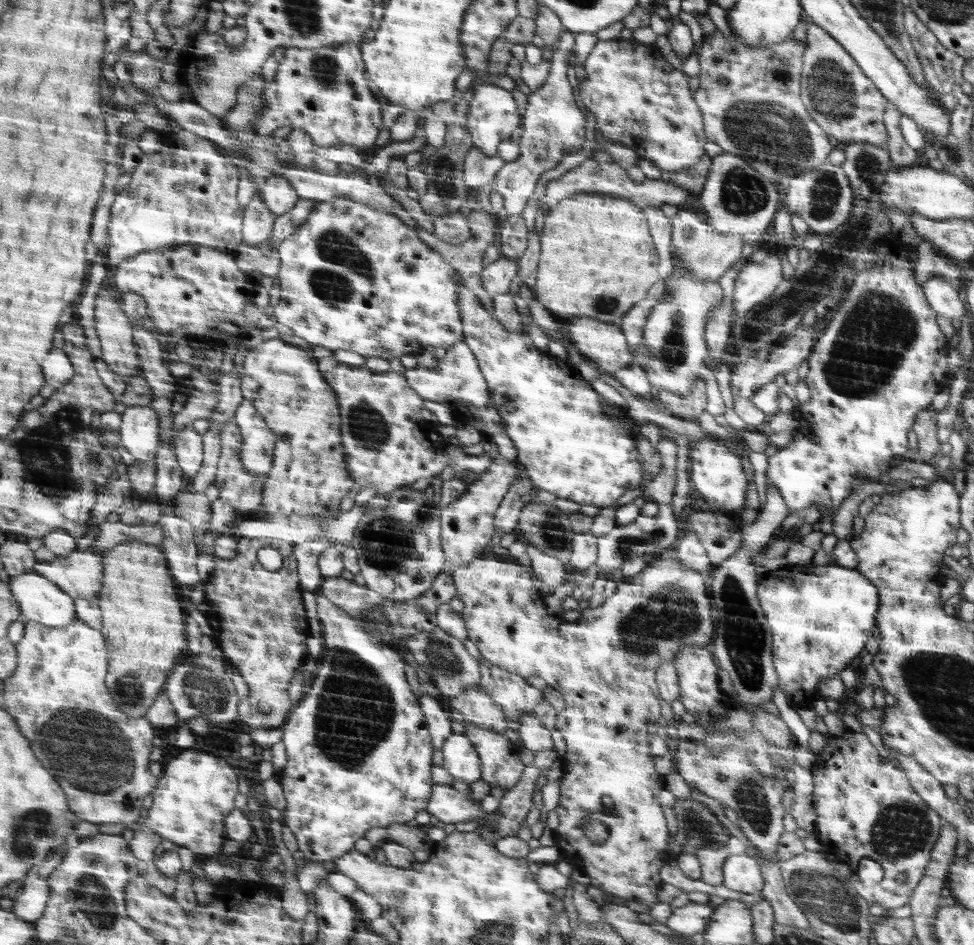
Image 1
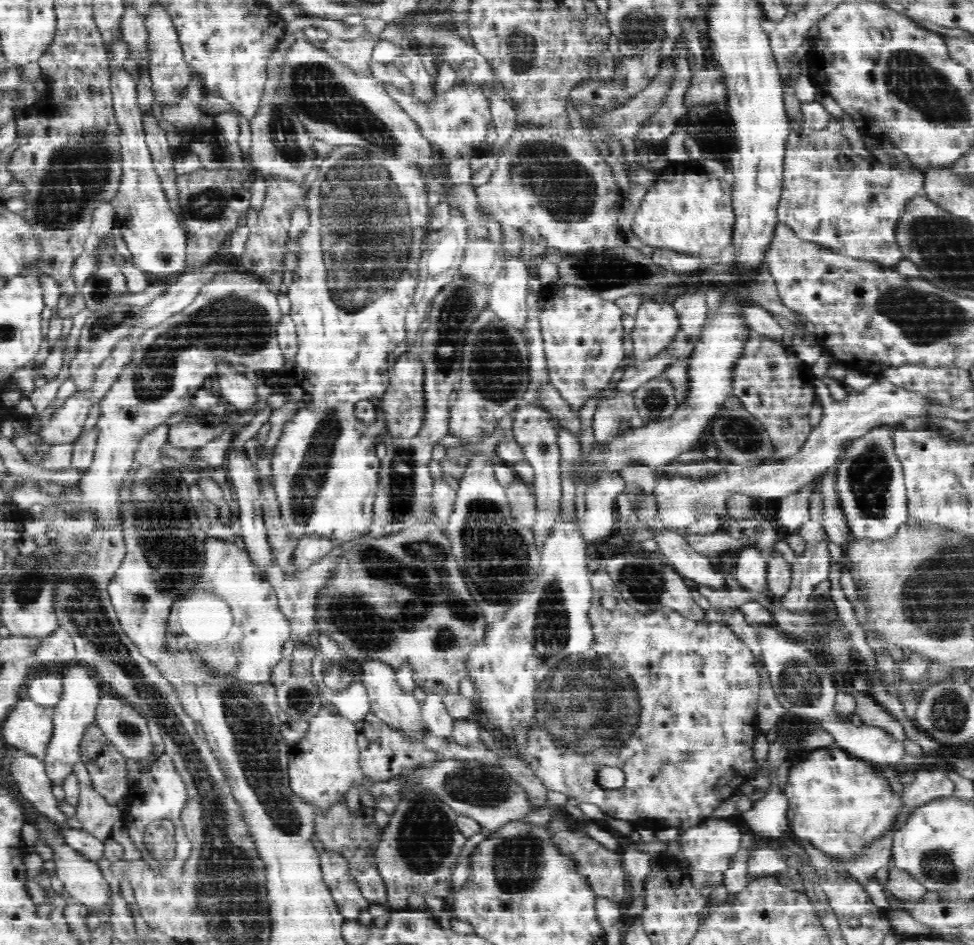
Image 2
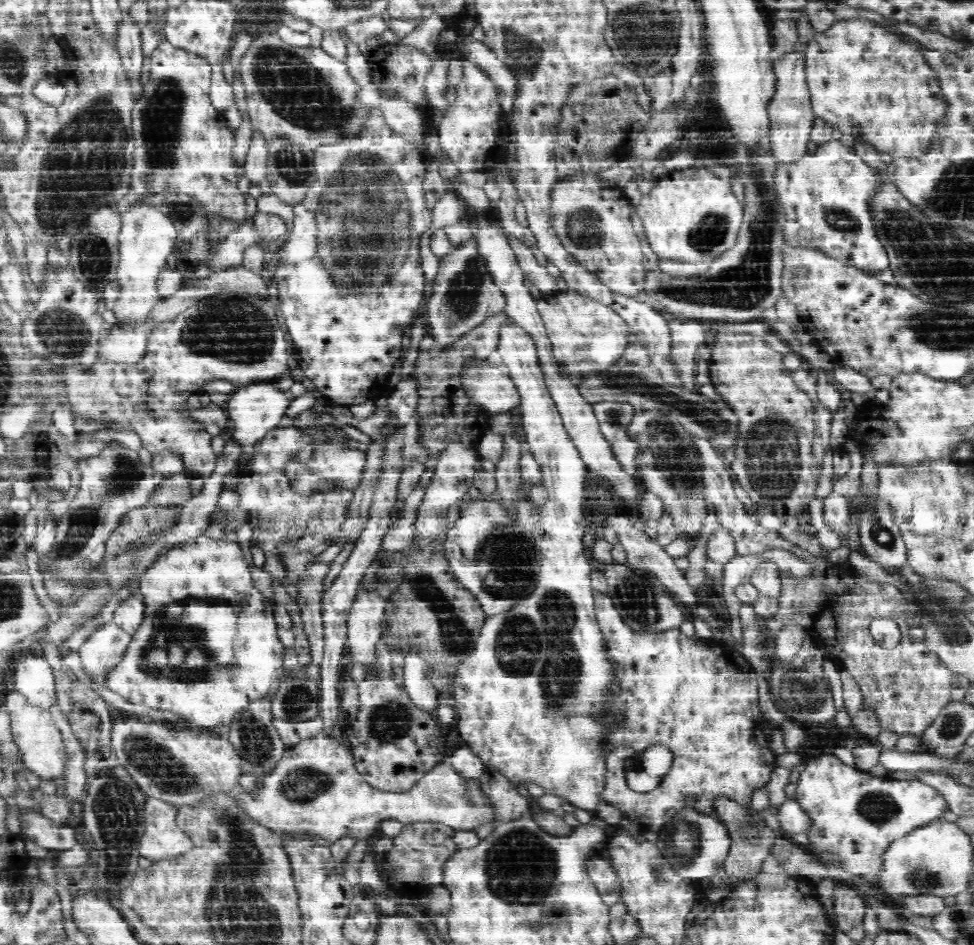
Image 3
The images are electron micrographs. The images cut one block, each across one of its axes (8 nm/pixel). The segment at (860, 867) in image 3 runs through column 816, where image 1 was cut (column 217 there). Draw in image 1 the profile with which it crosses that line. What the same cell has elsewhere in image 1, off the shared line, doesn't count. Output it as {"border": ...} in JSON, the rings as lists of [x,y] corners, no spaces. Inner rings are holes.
{"border":[[[198,748],[185,749],[168,762],[149,815],[140,820],[140,829],[157,830],[164,838],[180,847],[185,846],[194,853],[220,856],[224,842],[230,838],[226,819],[237,809],[237,798],[240,794],[238,778],[238,769],[223,757],[206,750],[200,752]]]}

